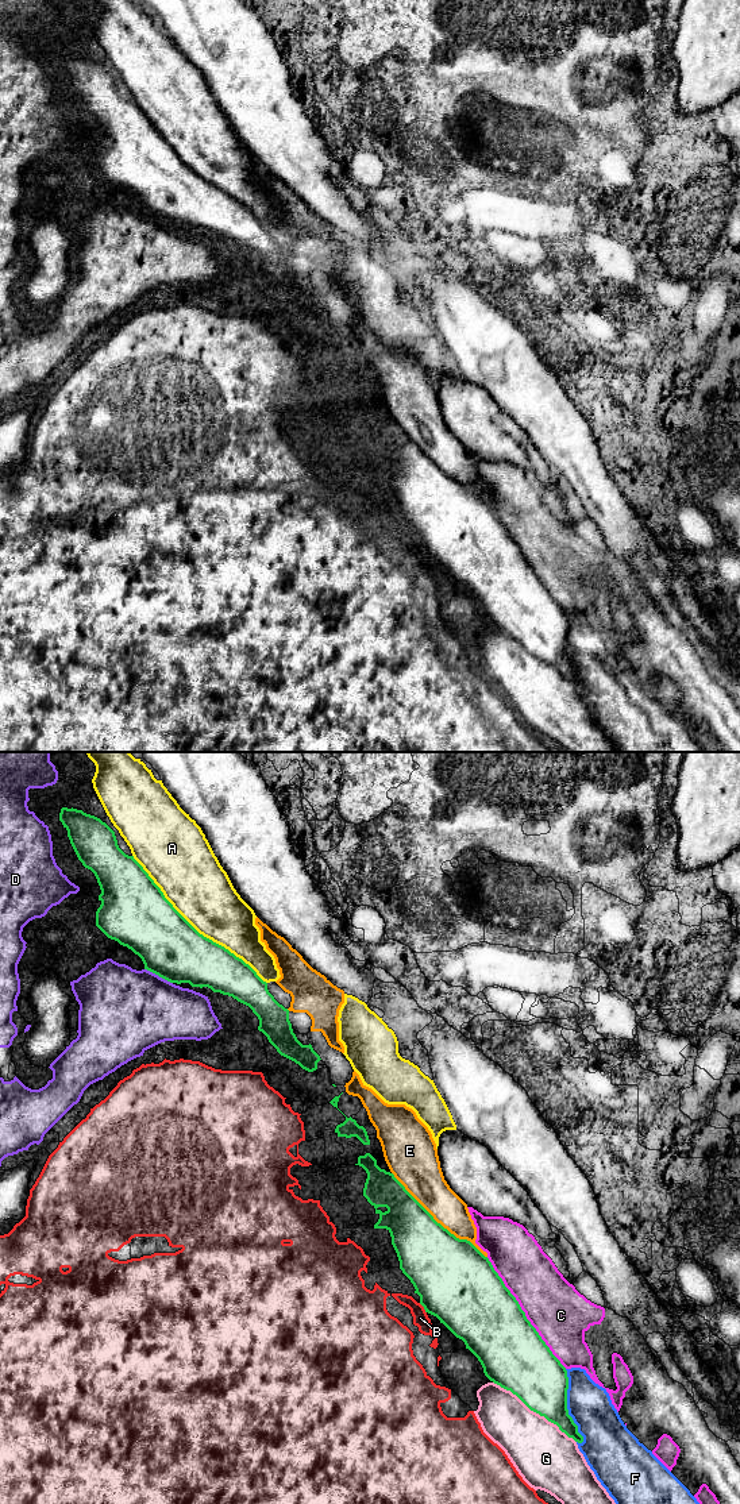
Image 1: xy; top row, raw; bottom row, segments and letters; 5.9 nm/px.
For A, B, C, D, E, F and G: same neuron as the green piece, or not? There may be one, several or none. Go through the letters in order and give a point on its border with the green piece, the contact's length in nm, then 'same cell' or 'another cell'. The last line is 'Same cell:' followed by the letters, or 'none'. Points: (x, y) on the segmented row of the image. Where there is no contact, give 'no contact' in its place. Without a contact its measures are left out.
A: xy (193, 928) | 1100 nm | another cell
B: xy (424, 1308) | 80 nm | another cell
C: xy (524, 1312) | 800 nm | another cell
D: xy (158, 975) | 190 nm | another cell
E: xy (436, 1222) | 750 nm | another cell
F: xy (566, 1407) | 460 nm | another cell
G: xy (535, 1411) | 600 nm | another cell
Same cell: none

